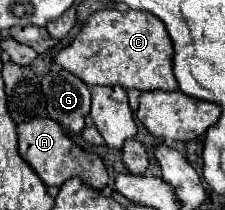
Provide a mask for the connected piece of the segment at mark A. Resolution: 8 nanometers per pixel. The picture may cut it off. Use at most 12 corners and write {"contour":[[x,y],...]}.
{"contour":[[52,118],[18,126],[20,156],[46,186],[80,176],[102,190],[102,158]]}

